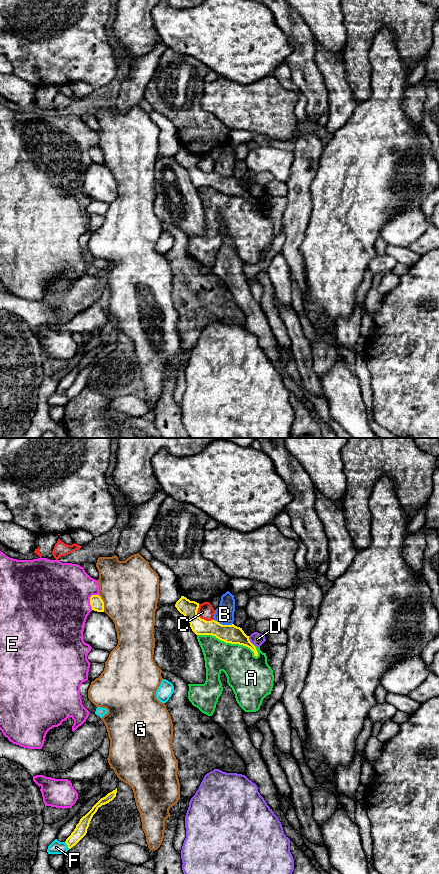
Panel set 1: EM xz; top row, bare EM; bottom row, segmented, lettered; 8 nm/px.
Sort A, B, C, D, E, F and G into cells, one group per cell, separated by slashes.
A / B / C / D / E / F / G

